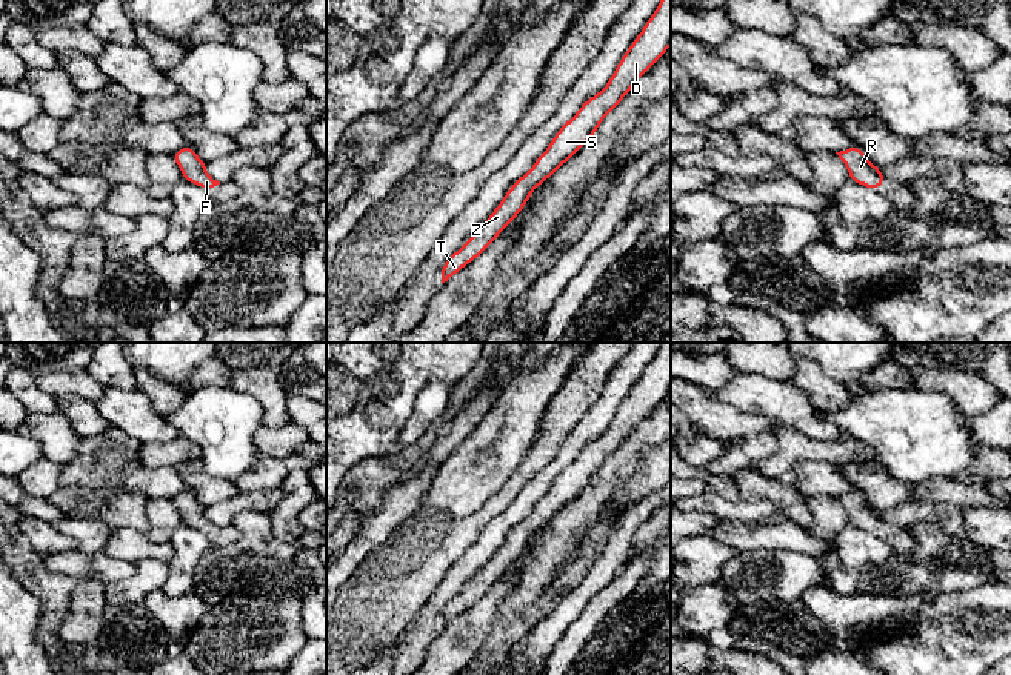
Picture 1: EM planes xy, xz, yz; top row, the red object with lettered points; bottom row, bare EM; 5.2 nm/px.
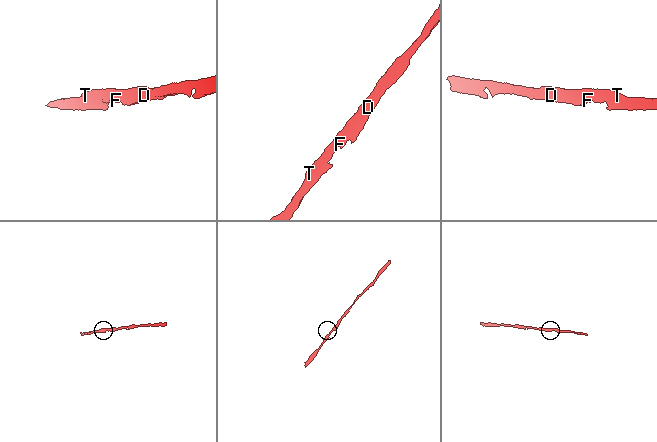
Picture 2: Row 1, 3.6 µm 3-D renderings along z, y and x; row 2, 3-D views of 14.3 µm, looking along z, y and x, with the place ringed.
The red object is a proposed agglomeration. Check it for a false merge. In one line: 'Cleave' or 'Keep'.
Keep

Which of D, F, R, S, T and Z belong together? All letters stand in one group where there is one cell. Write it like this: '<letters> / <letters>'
D F R S T Z

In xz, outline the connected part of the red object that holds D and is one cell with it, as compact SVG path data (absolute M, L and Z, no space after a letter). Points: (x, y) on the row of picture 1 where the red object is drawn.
M662 0L642 32L620 58L606 86L588 98L554 135L531 169L505 194L489 218L471 240L443 264L442 284L474 261L520 214L537 186L546 181L562 165L576 155L599 129L605 117L625 98L637 80L671 46L671 0Z

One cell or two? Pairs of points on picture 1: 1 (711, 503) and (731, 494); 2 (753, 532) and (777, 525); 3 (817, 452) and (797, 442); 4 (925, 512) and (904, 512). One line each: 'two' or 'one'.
1: two
2: one
3: one
4: one

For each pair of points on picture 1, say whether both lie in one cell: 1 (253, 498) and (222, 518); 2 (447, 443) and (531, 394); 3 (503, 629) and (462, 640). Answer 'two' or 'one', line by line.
1: one
2: two
3: two

